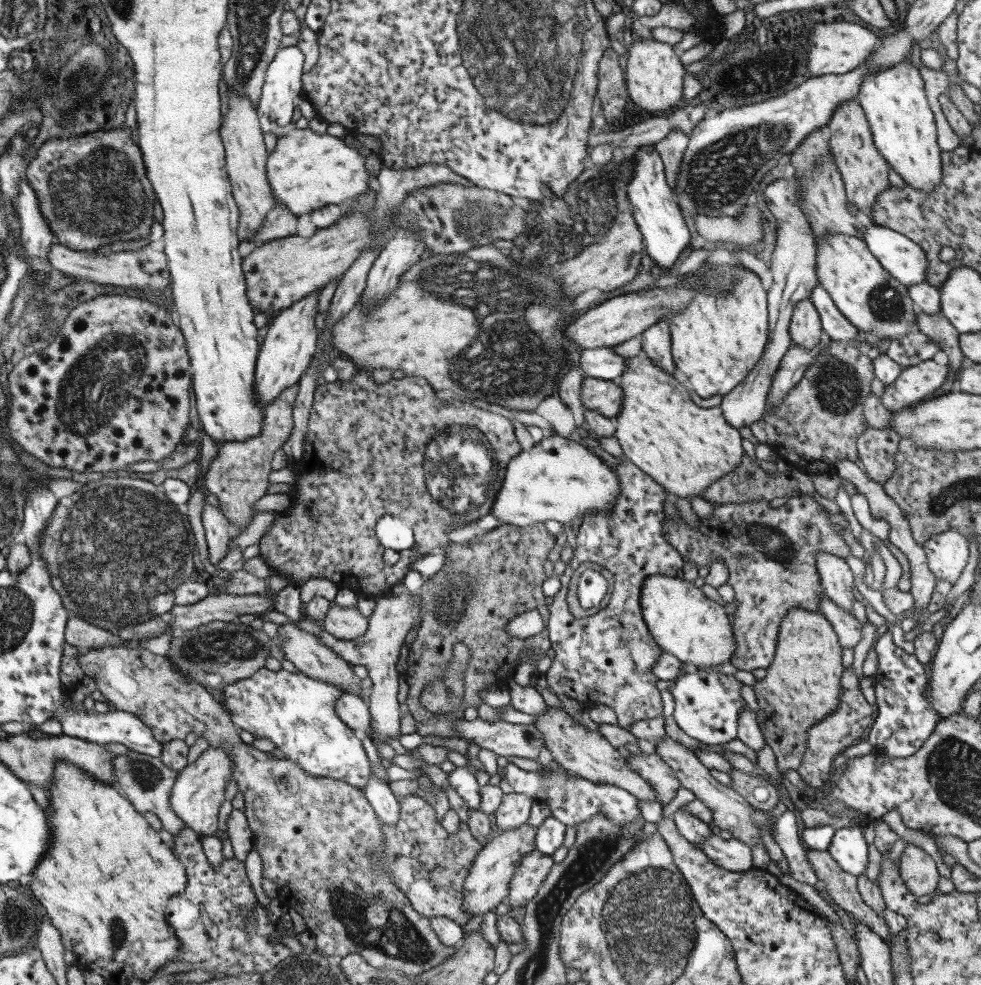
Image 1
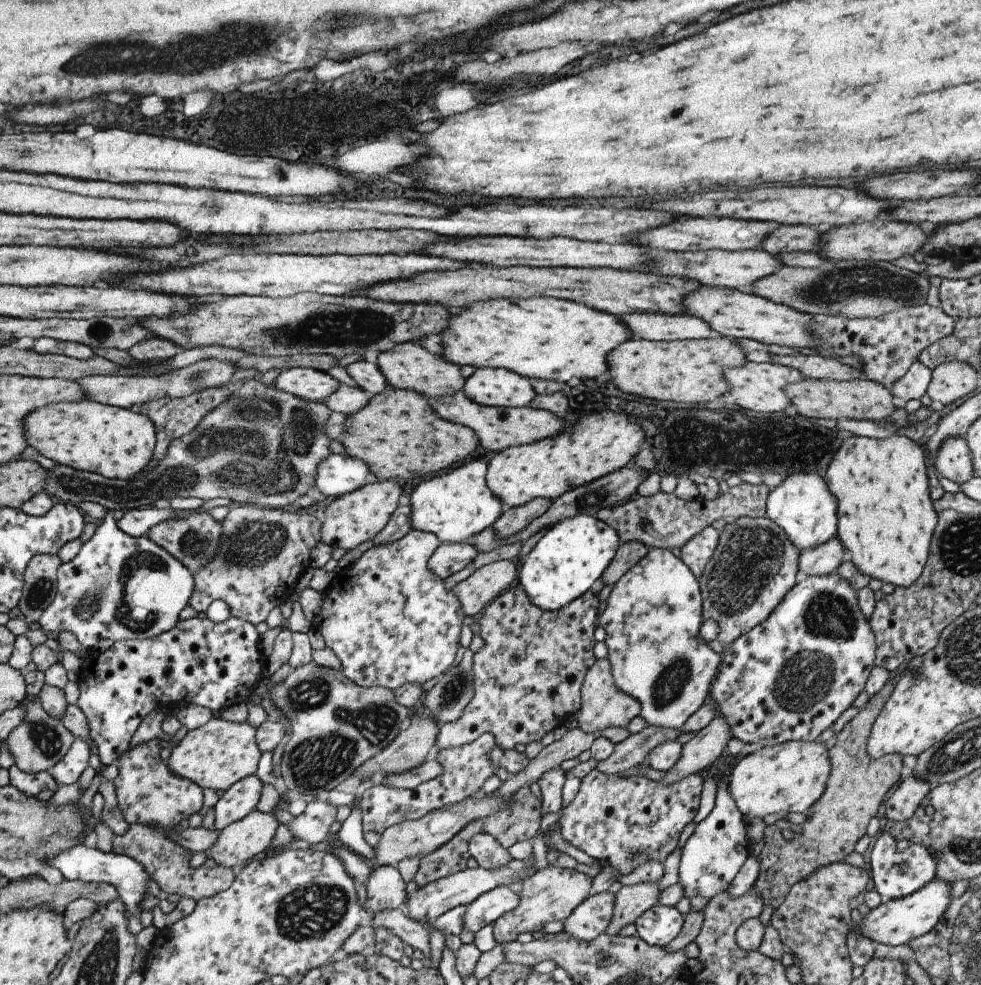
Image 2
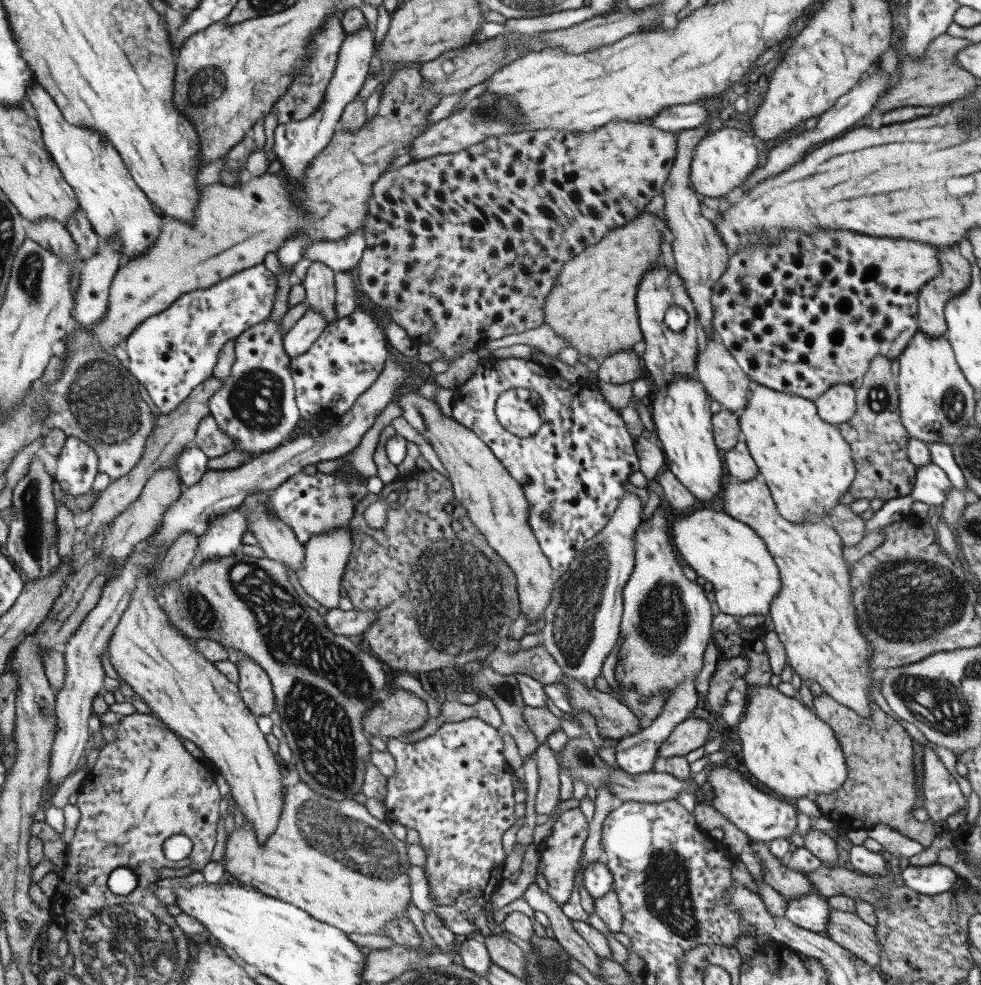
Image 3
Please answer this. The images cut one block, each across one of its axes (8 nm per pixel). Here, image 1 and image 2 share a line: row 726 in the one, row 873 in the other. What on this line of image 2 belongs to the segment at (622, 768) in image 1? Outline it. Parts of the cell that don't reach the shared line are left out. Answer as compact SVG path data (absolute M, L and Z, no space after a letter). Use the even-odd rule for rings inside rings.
M555 865L536 871L521 884L518 892L519 905L503 914L493 924L493 936L500 945L516 941L521 932L536 932L542 930L548 922L565 921L572 911L590 895L593 878L576 869L564 869Z

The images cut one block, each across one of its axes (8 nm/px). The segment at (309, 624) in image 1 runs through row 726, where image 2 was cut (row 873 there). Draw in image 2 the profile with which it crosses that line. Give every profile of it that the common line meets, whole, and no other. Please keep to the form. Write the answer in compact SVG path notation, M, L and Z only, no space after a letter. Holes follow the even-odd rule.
M382 865L373 869L366 885L367 899L361 908L371 917L382 911L398 909L407 900L406 883L397 867Z

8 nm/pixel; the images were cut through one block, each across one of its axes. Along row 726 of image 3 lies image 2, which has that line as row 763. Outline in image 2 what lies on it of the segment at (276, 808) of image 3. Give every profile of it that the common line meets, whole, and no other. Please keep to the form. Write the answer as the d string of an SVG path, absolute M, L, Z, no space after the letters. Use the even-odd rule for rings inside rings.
M220 716L212 717L200 728L184 733L178 746L171 750L169 769L202 788L227 791L234 783L255 774L263 754L256 742L256 733L257 728L248 721L239 723L224 720Z

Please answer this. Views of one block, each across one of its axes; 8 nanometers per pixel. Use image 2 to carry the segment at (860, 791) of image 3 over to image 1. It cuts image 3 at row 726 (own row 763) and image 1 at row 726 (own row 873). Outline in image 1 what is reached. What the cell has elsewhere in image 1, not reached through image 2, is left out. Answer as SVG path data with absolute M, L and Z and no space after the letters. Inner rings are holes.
M792 608L780 624L778 644L774 661L767 674L754 686L760 710L757 712L757 723L762 731L766 744L773 750L776 758L777 772L784 776L788 770L797 770L802 763L805 750L805 732L824 720L828 714L839 708L842 695L842 647L837 633L824 614L804 608Z

